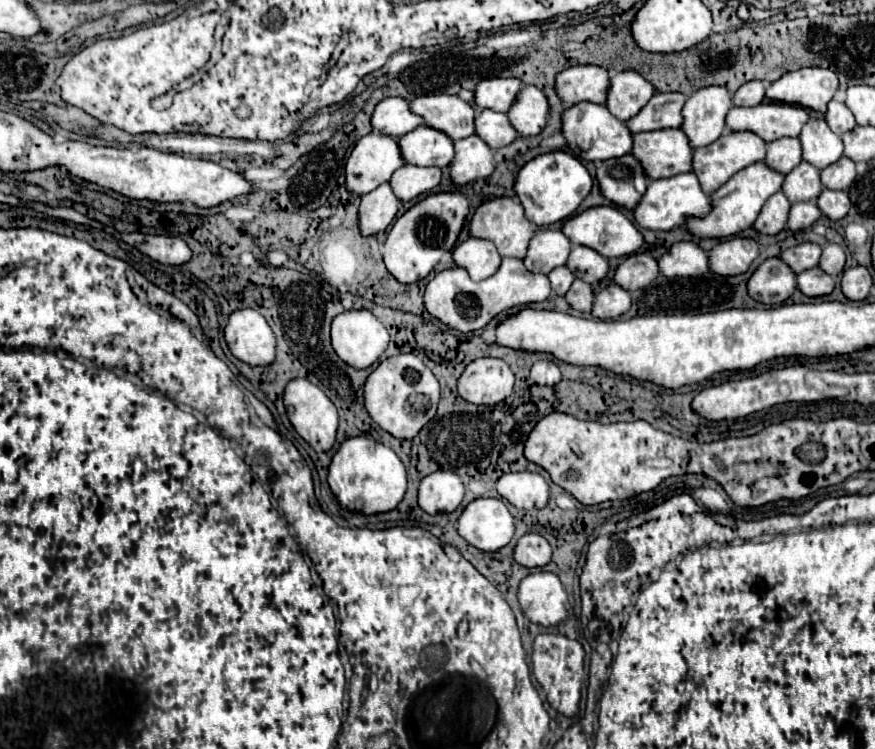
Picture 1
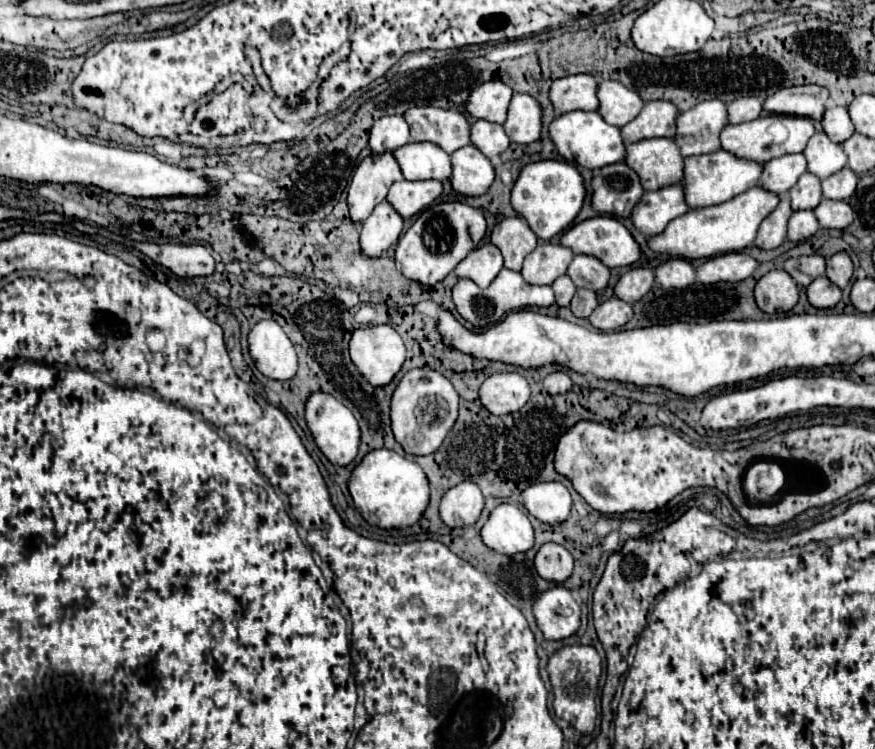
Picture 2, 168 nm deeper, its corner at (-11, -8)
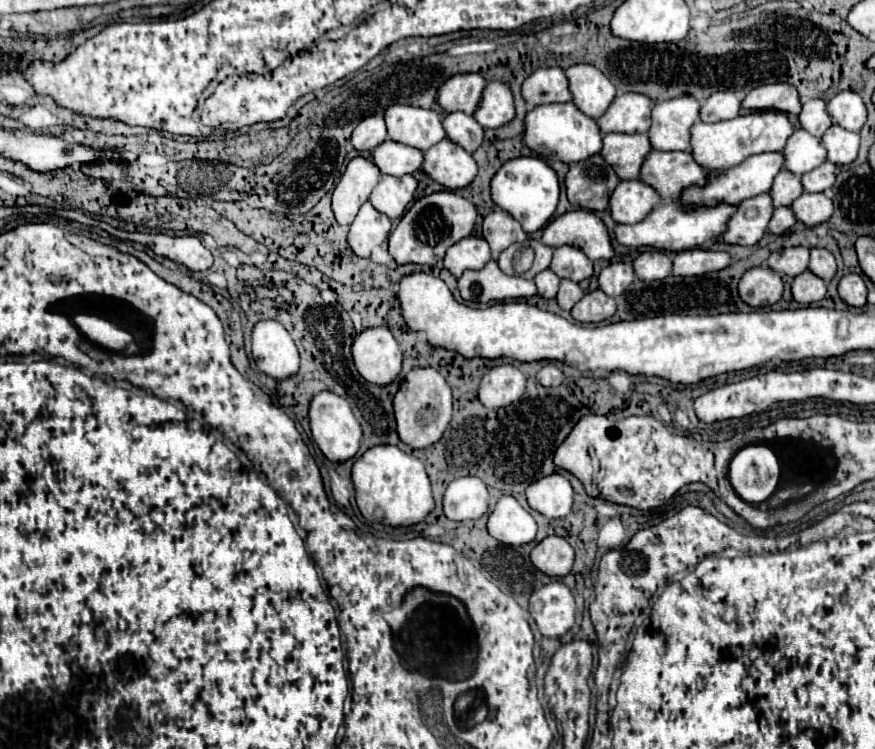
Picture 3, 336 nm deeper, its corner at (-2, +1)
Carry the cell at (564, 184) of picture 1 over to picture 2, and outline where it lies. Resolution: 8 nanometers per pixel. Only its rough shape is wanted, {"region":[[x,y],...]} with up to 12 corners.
{"region":[[564,160],[524,166],[514,210],[542,240],[582,210],[584,178]]}

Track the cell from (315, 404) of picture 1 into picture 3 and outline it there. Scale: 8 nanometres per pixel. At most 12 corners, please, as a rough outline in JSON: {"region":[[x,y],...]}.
{"region":[[347,399],[311,401],[313,439],[329,461],[357,455],[363,431]]}

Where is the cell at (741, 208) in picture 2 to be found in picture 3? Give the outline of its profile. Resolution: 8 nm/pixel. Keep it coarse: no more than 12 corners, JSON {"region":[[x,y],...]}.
{"region":[[657,205],[641,223],[617,225],[627,247],[685,251],[727,229],[735,205]]}

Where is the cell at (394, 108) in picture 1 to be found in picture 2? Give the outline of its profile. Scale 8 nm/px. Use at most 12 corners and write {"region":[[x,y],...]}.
{"region":[[382,116],[370,130],[376,154],[410,142],[404,116]]}

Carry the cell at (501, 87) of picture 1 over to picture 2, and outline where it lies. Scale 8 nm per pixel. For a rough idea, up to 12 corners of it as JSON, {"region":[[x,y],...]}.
{"region":[[504,82],[480,84],[466,110],[504,124],[514,90]]}

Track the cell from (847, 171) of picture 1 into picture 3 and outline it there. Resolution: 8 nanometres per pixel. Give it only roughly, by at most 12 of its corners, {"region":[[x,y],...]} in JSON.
{"region":[[825,161],[801,177],[805,191],[827,191],[837,165]]}

